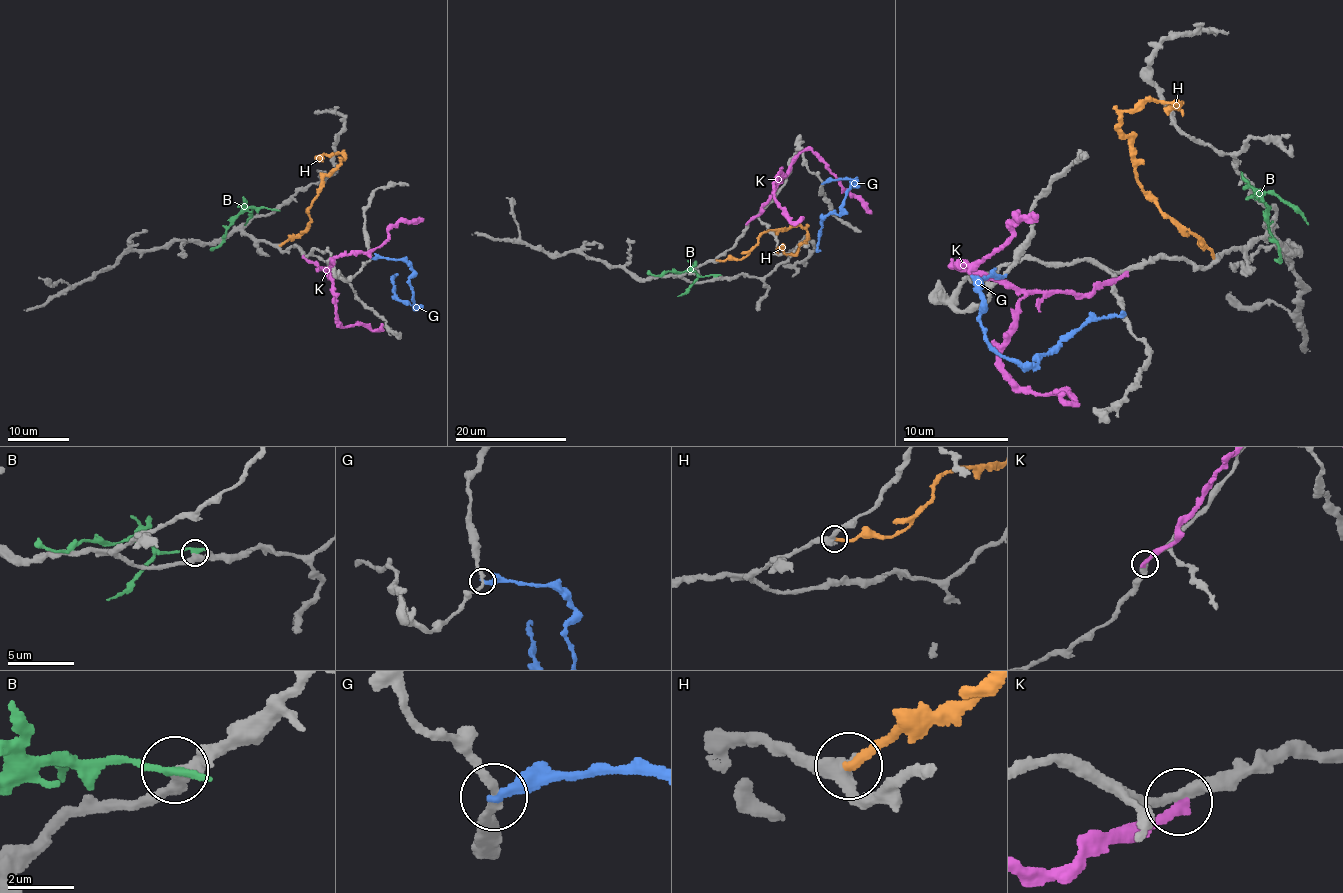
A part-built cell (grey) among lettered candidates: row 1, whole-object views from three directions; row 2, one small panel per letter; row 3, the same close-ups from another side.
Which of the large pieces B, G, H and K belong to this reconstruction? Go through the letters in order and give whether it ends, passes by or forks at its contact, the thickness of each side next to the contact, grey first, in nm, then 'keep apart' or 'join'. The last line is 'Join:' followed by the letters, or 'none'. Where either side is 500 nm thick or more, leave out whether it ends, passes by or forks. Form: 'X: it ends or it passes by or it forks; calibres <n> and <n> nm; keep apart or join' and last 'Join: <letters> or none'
B: it ends; calibres 380 and 320 nm; keep apart
G: it ends; calibres 260 and 300 nm; keep apart
H: it ends; calibres 440 and 280 nm; keep apart
K: it ends; calibres 320 and 280 nm; keep apart
Join: none

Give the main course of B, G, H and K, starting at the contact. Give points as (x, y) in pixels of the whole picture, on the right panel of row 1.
B: (1252, 195), (1263, 191), (1260, 193), (1267, 228), (1277, 246), (1280, 264)
G: (1005, 275), (986, 276), (977, 286), (981, 328), (985, 339), (1016, 360), (1033, 365), (1090, 321), (1125, 311)
H: (1212, 256), (1139, 183), (1134, 144), (1120, 127), (1124, 112), (1149, 101), (1181, 103), (1181, 115)
K: (1124, 272), (1084, 294), (1025, 292), (953, 267), (977, 266), (1011, 234), (1016, 217), (1036, 214)

